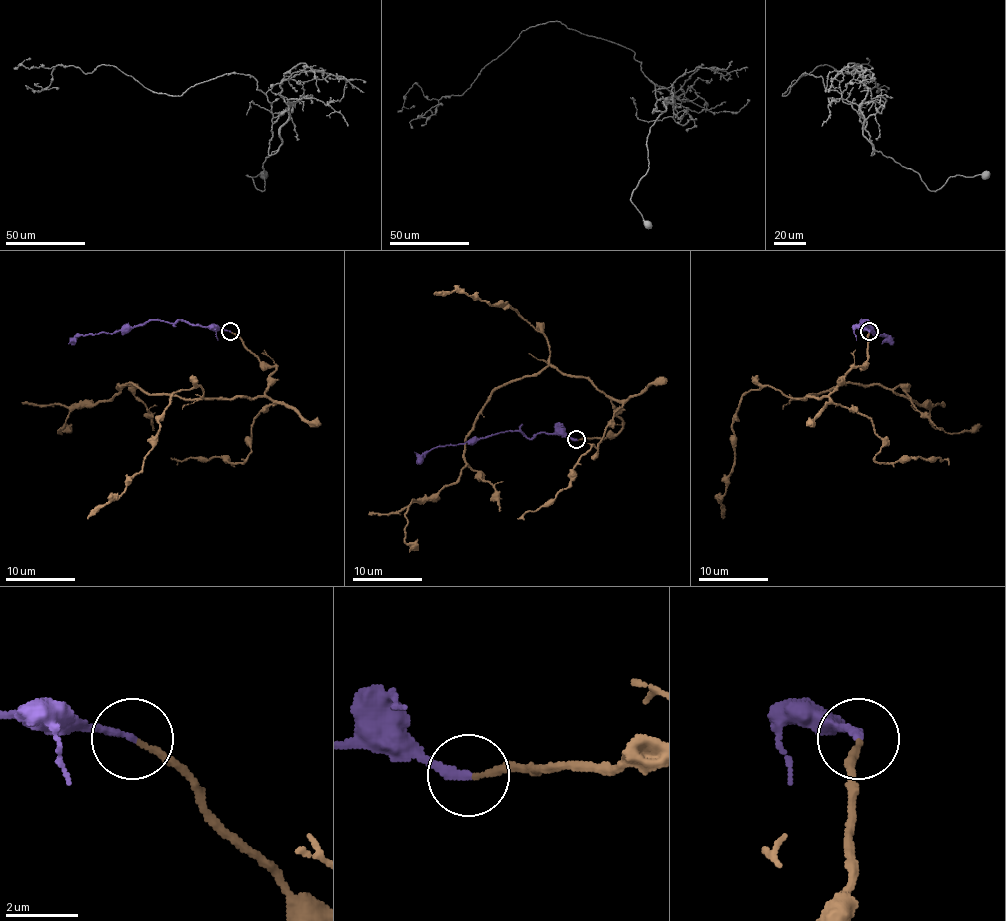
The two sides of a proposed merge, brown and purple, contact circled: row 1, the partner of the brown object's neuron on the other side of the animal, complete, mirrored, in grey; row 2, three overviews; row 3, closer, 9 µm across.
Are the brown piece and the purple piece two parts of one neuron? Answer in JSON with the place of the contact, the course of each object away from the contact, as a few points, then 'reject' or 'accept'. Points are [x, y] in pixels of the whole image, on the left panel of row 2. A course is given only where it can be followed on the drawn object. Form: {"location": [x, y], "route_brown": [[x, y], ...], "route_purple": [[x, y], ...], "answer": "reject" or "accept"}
{"location": [230, 331], "route_brown": [[230, 331], [274, 366], [262, 395], [188, 399], [127, 383], [115, 395], [75, 408], [58, 432], [72, 423]], "route_purple": [[230, 331], [192, 326], [183, 321], [154, 321], [124, 326], [112, 333], [77, 334], [68, 343]], "answer": "accept"}

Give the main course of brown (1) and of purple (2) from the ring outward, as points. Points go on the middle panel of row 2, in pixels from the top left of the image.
1: (577, 440), (622, 421), (587, 379), (544, 367), (504, 382), (460, 476), (404, 515), (418, 550)
2: (577, 440), (538, 433), (530, 438), (519, 431), (500, 431), (458, 445), (434, 447), (420, 456), (415, 452)

